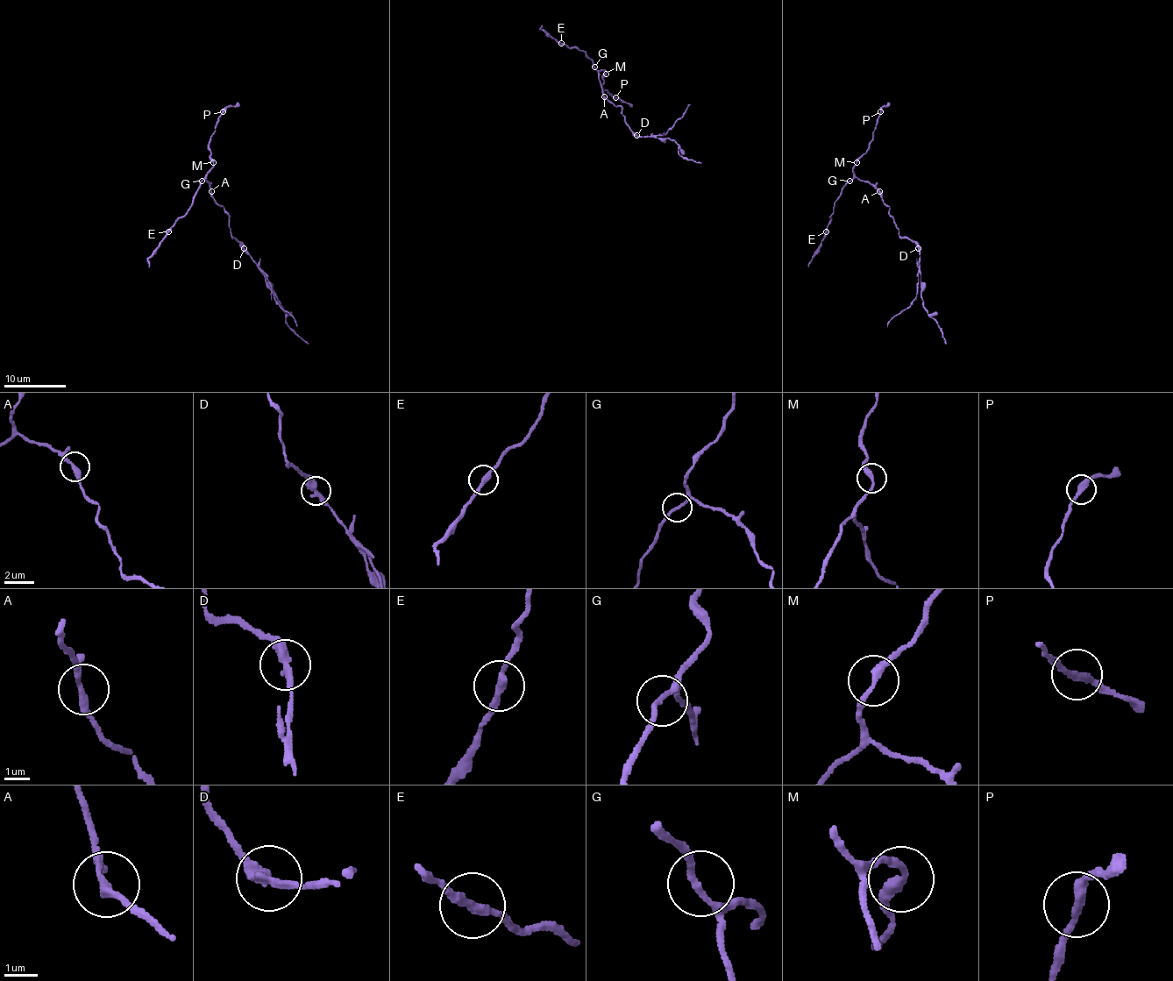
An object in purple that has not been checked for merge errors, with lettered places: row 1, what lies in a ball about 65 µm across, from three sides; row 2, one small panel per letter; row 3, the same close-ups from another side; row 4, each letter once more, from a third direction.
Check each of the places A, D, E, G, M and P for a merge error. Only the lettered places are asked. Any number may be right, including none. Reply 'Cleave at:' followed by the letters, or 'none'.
Cleave at: D

